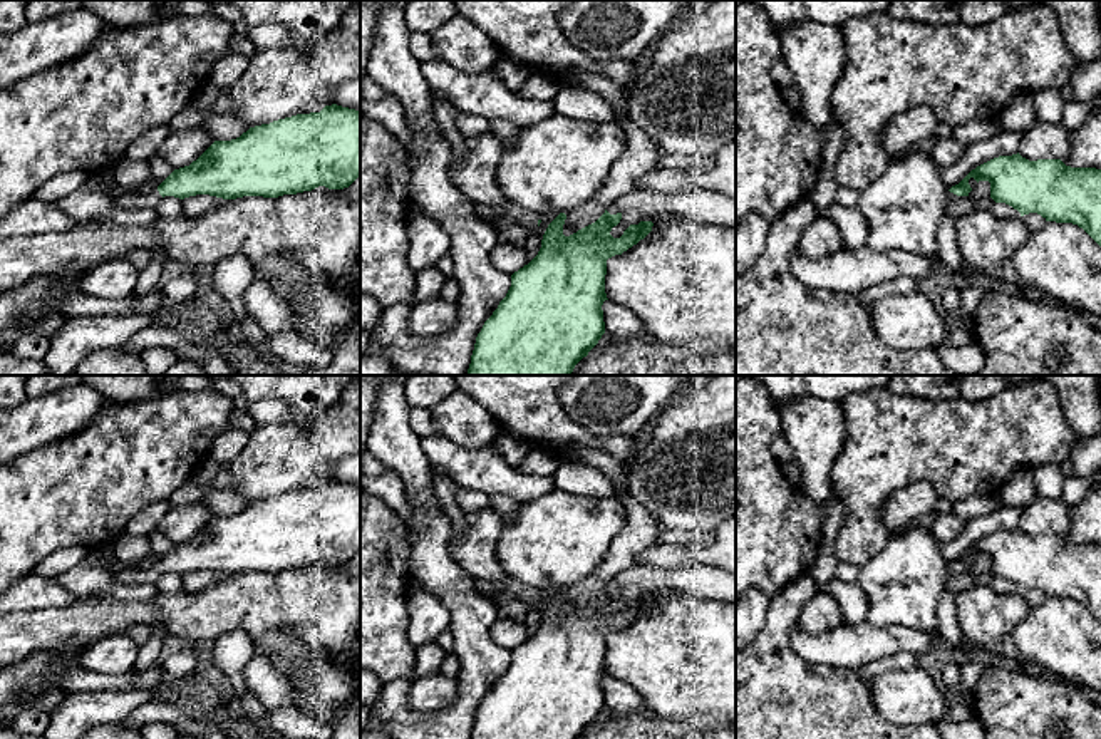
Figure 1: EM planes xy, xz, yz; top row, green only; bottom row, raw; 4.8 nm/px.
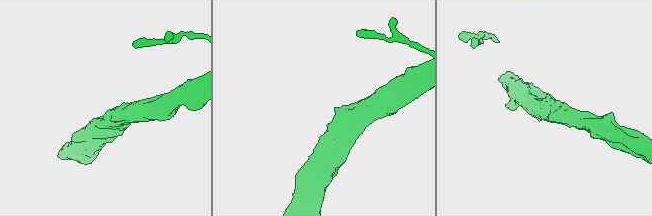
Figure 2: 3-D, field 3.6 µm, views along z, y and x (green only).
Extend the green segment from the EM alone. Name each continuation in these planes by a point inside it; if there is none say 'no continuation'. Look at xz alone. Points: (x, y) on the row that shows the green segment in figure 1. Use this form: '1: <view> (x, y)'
1: xz (515, 223)

